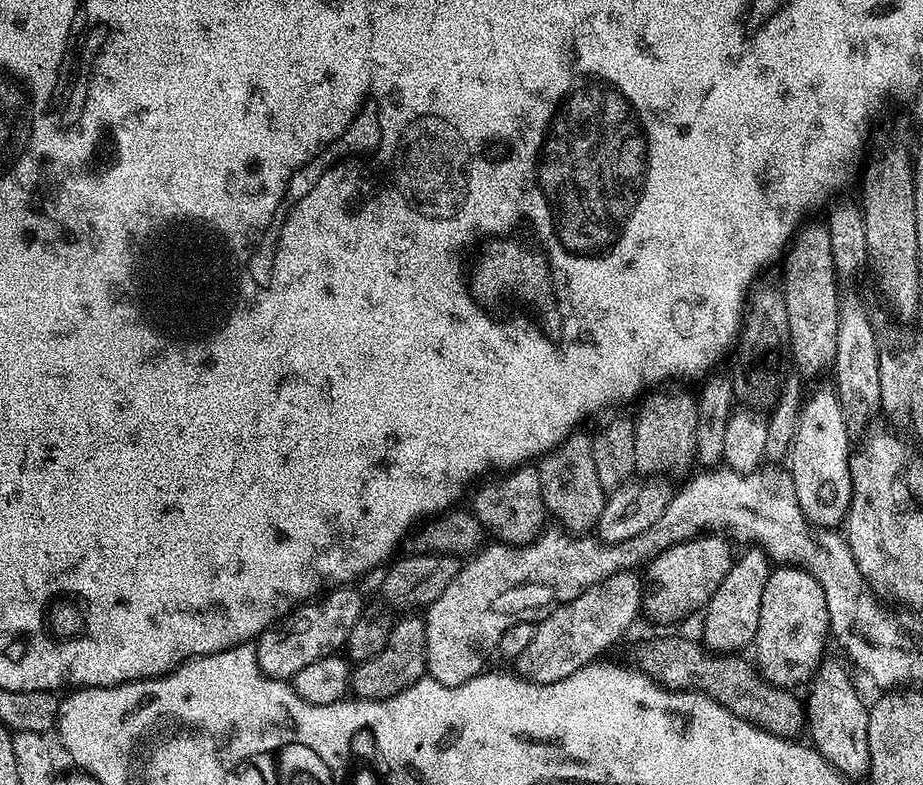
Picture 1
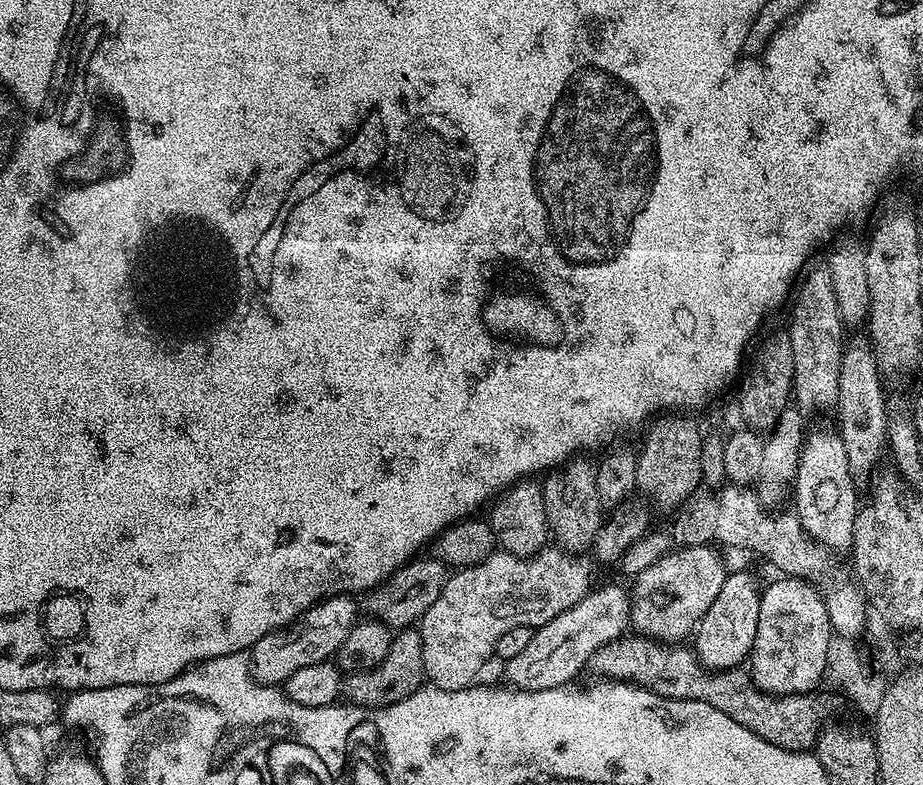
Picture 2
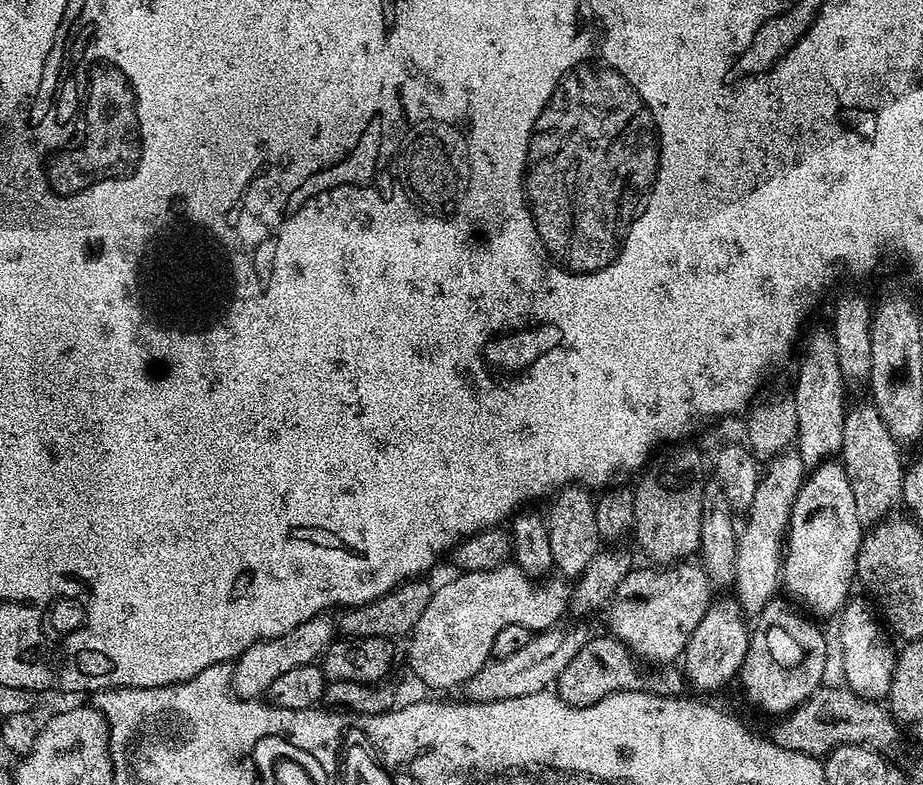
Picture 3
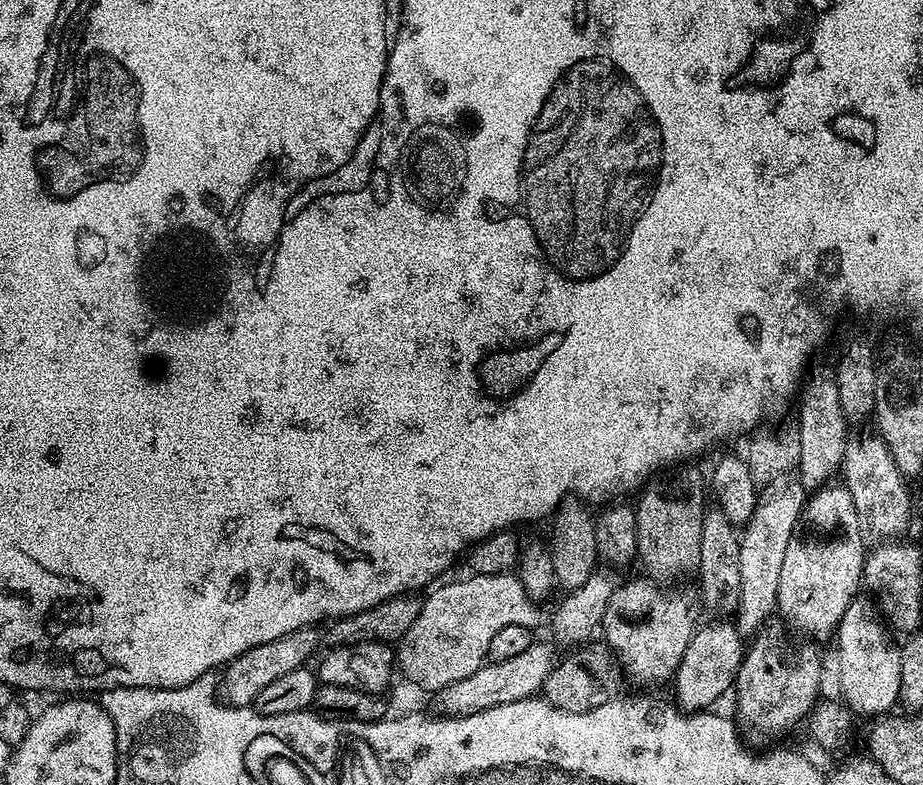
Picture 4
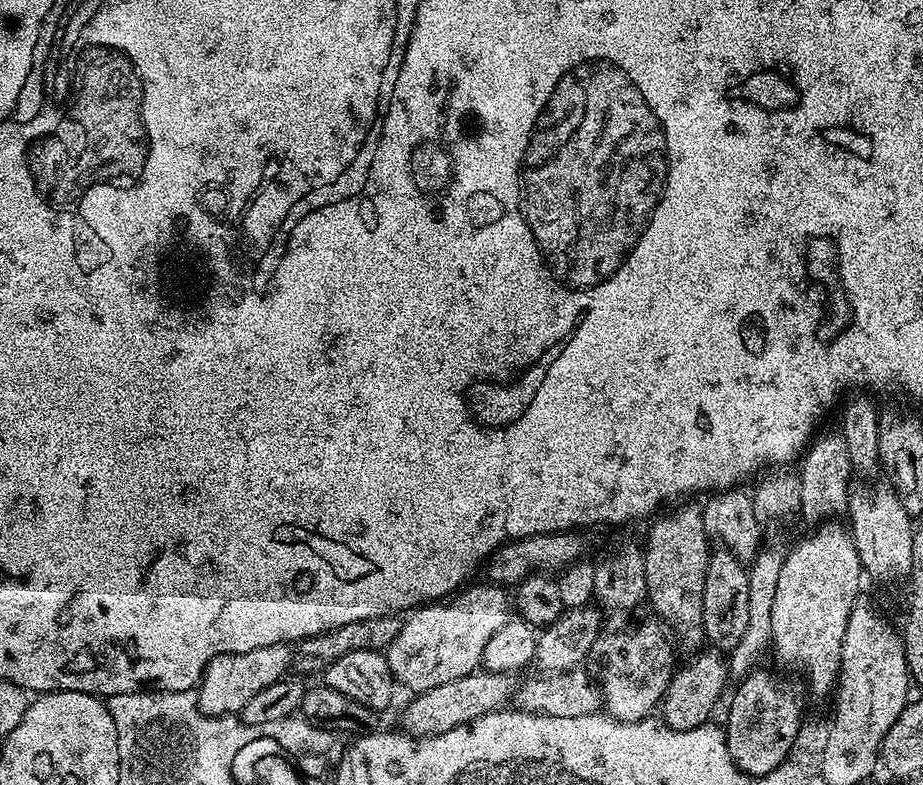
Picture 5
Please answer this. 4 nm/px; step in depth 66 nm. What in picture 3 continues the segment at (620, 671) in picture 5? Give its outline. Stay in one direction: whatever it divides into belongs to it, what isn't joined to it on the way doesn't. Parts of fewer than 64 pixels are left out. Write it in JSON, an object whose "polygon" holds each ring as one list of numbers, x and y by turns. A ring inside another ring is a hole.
{"polygon":[[699,562,647,567,633,567,626,578,622,578,606,608,607,631,620,639,645,665,672,666,683,657,690,634,694,634,708,605,713,603,714,589]]}

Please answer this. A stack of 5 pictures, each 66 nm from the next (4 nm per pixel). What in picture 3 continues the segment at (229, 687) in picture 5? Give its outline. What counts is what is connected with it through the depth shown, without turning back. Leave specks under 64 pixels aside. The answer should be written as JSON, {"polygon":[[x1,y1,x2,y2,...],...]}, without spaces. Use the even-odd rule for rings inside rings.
{"polygon":[[321,614,294,626,286,634,269,640,259,640,252,644,241,655,236,657,232,668,231,689,241,700,254,700,263,697,275,680,282,678,290,670,298,666,316,664,323,657,328,645,334,639,334,620,331,615]]}

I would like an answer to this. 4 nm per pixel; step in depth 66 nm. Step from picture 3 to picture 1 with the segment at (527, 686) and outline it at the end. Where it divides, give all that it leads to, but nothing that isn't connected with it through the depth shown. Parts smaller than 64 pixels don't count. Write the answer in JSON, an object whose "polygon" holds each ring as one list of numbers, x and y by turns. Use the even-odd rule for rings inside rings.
{"polygon":[[635,571,616,572,610,578,606,578,601,584,590,586,578,598,574,598,568,604,561,604,553,608,545,615,544,619,536,624,534,642,522,650,522,654,514,661,514,668,525,680,532,680,535,684,549,684,558,682,562,678,570,678,574,670,582,666,599,661,600,656,611,644,620,640,620,635,636,620,636,615,642,612,642,580,636,577]]}

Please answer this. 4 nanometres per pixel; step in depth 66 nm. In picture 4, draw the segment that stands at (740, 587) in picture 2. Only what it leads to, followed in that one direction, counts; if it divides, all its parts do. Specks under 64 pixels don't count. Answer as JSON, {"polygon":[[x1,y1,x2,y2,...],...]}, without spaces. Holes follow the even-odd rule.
{"polygon":[[728,622,708,623,712,624,693,631,692,640,686,646,686,654,674,677,675,703,688,714,711,709,715,700,722,699,724,691,735,685,738,666,744,661,746,644,737,629]]}

